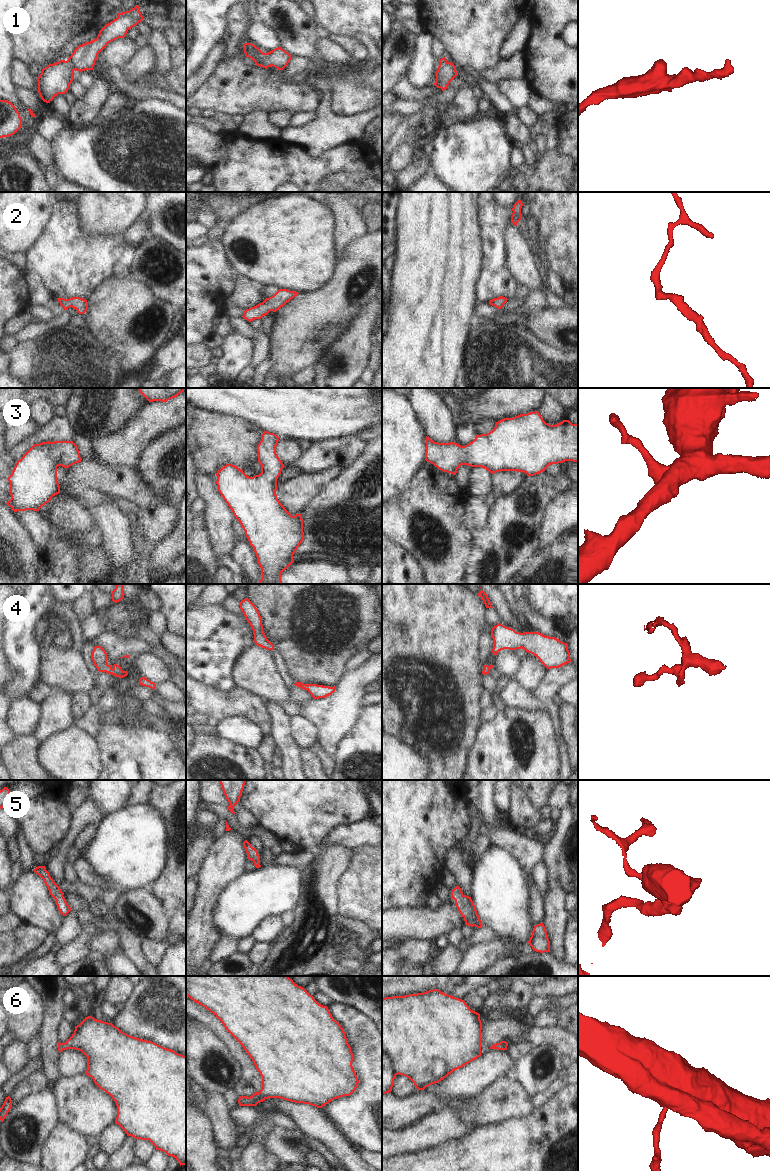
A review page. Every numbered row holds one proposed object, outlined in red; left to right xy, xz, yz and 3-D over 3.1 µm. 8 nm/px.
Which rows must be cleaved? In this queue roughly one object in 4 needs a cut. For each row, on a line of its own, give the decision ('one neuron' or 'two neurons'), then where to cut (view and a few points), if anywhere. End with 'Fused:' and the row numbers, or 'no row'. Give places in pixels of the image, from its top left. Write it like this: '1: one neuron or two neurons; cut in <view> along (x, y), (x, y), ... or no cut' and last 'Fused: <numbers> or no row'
1: one neuron; no cut
2: one neuron; no cut
3: one neuron; no cut
4: one neuron; no cut
5: one neuron; no cut
6: one neuron; no cut
Fused: no row

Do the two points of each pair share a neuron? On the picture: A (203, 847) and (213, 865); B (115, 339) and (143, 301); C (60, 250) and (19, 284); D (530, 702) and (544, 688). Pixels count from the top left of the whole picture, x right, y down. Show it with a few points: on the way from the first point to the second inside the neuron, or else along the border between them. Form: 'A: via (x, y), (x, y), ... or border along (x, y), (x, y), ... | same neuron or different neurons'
A: border along (214, 841), (202, 862), (201, 868), (196, 874) | different neurons
B: via (124, 330), (130, 324), (130, 314), (134, 310) | same neuron
C: via (47, 258), (32, 260), (21, 271) | same neuron
D: border along (528, 691), (540, 701), (547, 703) | different neurons

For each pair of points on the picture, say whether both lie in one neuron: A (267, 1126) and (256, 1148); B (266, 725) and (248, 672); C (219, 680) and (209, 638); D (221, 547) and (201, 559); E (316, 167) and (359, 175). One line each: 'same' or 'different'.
A: same
B: different
C: same
D: different
E: same

